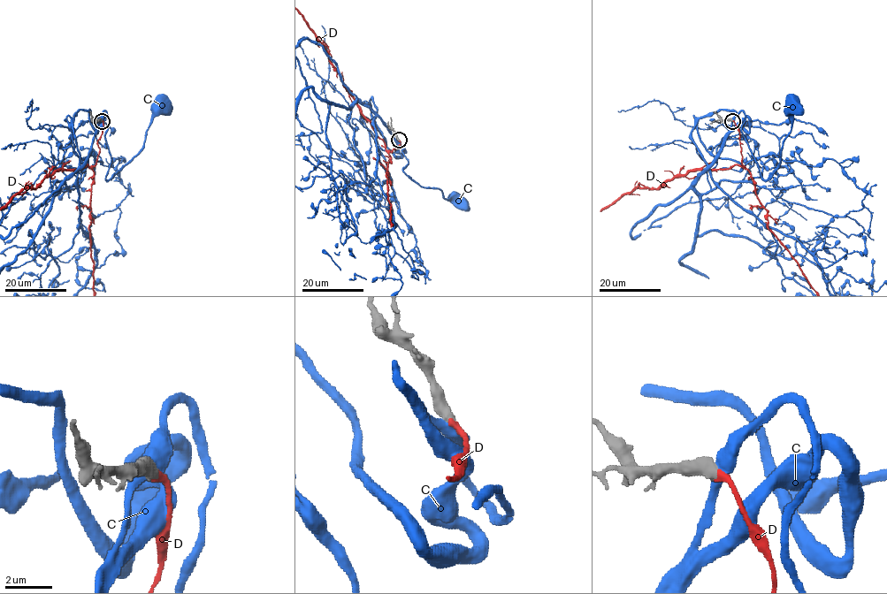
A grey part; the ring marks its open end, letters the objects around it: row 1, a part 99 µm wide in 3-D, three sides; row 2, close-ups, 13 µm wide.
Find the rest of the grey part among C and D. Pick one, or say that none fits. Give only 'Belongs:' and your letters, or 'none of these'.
Belongs: D

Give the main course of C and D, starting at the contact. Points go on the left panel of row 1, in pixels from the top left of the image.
C: (101, 119), (104, 111), (109, 123), (105, 138), (110, 162), (108, 179), (138, 153), (151, 118), (162, 105)
D: (101, 120), (100, 153), (92, 170), (88, 229), (94, 263)

